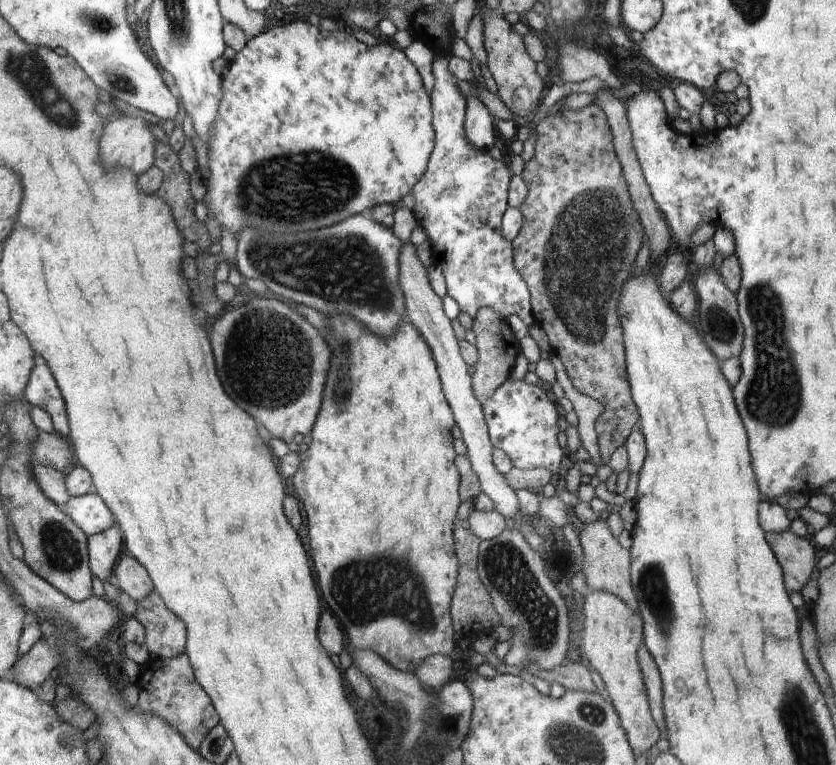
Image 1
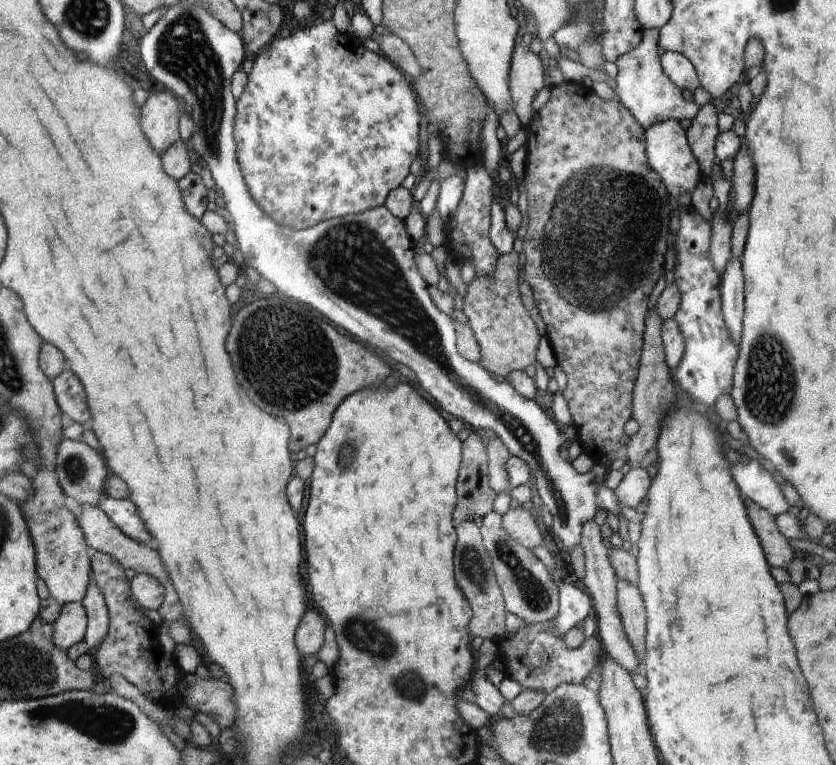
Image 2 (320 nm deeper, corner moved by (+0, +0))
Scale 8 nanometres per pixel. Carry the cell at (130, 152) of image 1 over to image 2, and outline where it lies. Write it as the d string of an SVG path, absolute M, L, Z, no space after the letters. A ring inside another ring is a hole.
M171 91L149 94L141 106L139 121L143 133L157 153L162 154L181 139L179 120L182 112L178 99Z

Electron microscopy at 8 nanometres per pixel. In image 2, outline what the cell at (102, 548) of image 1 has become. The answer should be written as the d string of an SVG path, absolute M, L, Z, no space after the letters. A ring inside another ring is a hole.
M98 551L91 552L91 572L97 587L102 591L109 614L109 627L102 642L96 647L94 658L100 666L100 672L110 678L112 674L124 676L139 688L148 699L159 701L160 706L180 704L186 673L178 667L176 660L166 660L164 648L157 637L158 625L144 615L144 611L136 607L131 586L124 574L125 568L109 554Z

